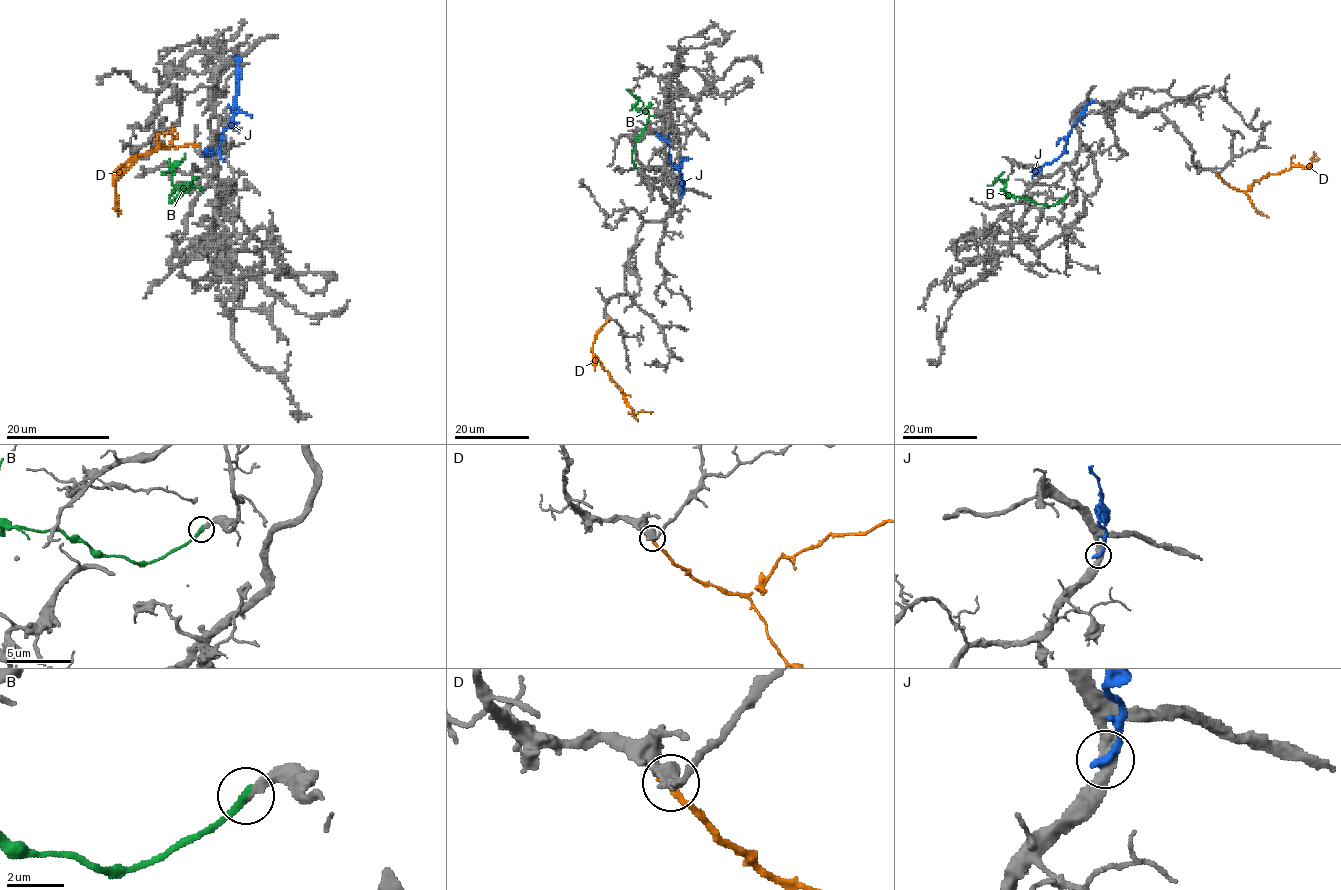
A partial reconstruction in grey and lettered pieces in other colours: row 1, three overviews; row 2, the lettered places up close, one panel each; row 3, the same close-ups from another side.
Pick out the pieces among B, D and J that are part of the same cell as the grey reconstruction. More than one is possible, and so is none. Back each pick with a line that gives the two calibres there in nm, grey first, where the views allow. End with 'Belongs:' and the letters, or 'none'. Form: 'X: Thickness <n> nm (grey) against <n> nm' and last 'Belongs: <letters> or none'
D: Thickness 440 nm (grey) against 280 nm
Belongs: D

